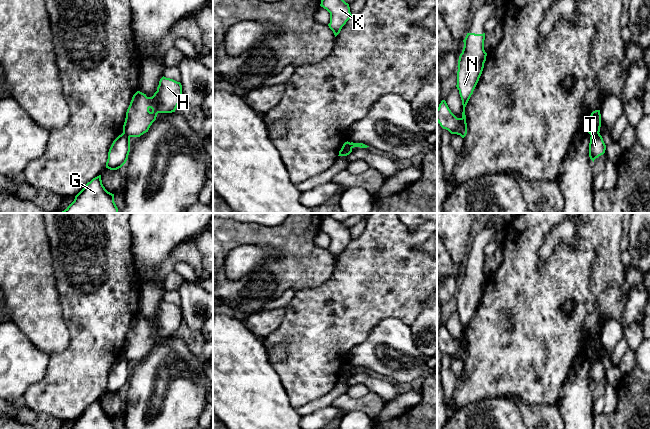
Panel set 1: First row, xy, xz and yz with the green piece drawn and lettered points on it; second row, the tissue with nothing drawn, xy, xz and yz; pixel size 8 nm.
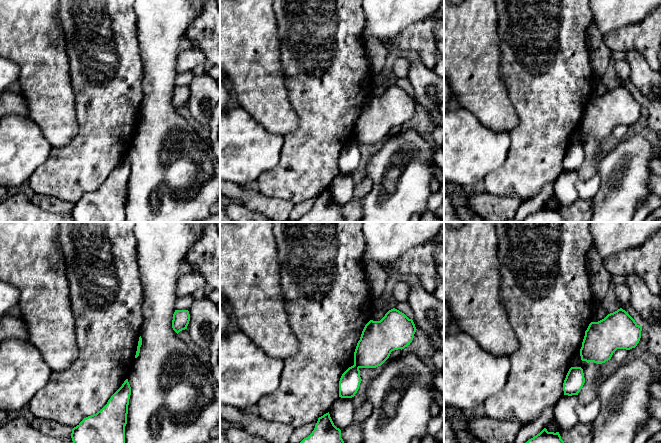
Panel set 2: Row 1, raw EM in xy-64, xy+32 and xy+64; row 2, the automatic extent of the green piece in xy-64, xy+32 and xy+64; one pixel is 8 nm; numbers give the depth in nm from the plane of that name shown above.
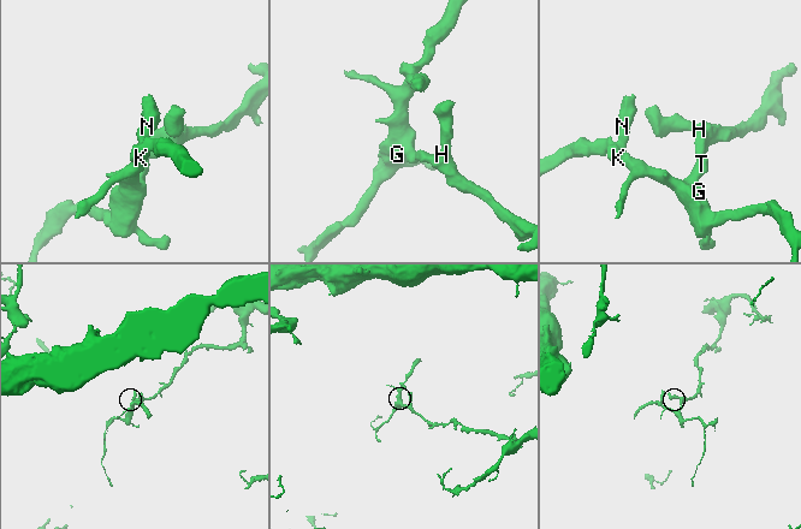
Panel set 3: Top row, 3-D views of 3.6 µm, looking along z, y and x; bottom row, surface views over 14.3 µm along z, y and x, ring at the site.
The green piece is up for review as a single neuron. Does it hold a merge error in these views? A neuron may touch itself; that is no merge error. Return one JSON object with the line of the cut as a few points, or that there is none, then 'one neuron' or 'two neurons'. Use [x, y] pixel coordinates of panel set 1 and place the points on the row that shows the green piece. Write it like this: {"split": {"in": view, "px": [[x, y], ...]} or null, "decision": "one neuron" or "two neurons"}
{"split": {"in": "yz", "px": [[598, 132], [591, 136]]}, "decision": "two neurons"}

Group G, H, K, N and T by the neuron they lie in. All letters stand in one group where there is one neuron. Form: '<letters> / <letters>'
G K N T / H

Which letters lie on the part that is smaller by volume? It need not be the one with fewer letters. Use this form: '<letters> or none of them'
G, K, N, T

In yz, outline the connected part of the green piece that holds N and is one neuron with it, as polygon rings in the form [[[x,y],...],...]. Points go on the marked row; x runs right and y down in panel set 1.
[[[467,33],[462,53],[458,60],[457,89],[462,100],[462,117],[457,118],[449,109],[445,100],[437,108],[437,122],[451,134],[464,138],[467,134],[465,107],[482,74],[487,53],[484,50],[485,33]]]

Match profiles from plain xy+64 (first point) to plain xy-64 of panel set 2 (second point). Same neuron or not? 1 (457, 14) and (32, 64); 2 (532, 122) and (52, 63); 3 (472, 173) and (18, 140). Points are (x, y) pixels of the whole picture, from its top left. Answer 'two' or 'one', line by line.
1: one
2: two
3: one

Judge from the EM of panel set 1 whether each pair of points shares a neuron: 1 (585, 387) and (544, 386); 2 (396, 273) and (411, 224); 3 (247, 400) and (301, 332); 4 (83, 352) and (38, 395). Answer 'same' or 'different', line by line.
1: different
2: different
3: different
4: same

